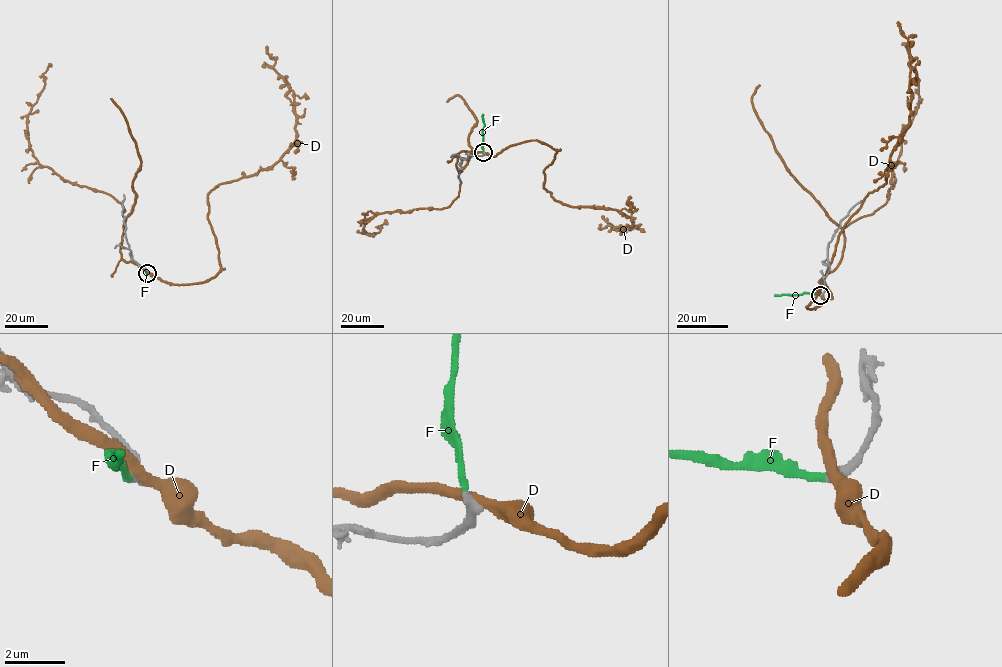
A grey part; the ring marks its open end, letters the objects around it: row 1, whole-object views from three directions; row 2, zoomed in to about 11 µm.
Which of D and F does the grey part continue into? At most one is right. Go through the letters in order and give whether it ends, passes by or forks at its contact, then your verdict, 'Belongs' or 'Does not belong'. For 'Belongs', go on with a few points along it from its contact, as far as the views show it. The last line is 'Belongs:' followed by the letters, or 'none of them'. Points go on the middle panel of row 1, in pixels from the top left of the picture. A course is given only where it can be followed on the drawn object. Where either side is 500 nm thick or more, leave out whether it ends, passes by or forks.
D: It passes by. Does not belong
F: It ends there. Belongs. Its course: (484, 152), (482, 114)
Belongs: F

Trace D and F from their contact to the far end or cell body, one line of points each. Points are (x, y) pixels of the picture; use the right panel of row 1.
D: (821, 295), (825, 301), (807, 308), (842, 228), (886, 183), (890, 154), (908, 126), (911, 54), (897, 22)
F: (820, 295), (775, 294)

